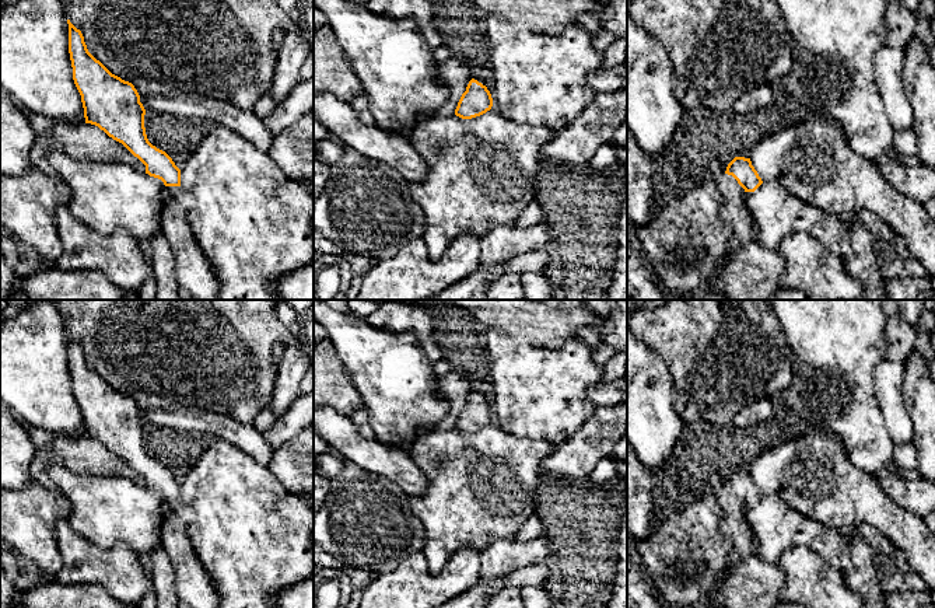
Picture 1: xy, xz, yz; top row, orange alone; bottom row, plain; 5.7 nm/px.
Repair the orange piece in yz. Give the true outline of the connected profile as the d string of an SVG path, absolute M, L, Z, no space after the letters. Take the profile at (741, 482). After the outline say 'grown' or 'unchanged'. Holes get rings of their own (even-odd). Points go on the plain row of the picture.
M735 471L718 492L718 503L724 511L719 531L731 541L731 553L724 576L728 576L738 562L757 556L756 539L745 518L745 507L754 506L763 497L750 472Z | grown

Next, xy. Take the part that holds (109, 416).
M70 333L69 338L69 367L73 381L73 394L81 409L85 437L104 444L109 451L122 457L134 471L146 479L146 488L164 496L164 523L161 527L161 546L167 552L175 570L175 591L178 601L190 608L218 608L218 593L209 573L199 560L192 542L186 534L189 514L181 502L181 483L162 464L153 460L146 448L146 423L134 399L112 388L87 363L84 350Z | grown

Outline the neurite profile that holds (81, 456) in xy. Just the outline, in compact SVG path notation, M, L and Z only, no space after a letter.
M56 434L50 440L50 447L60 464L76 474L129 478L137 486L146 488L146 479L137 471L95 438L69 438Z

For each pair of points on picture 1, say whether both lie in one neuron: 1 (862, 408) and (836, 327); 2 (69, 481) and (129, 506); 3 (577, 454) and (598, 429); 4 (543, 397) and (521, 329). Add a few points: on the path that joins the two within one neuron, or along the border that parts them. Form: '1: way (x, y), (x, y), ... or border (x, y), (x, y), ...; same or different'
1: way (861, 388), (861, 384), (836, 359), (836, 346); same
2: way (84, 492), (100, 506), (114, 506); same
3: way (582, 448), (596, 434); same
4: border (496, 328), (525, 343), (557, 348); different

